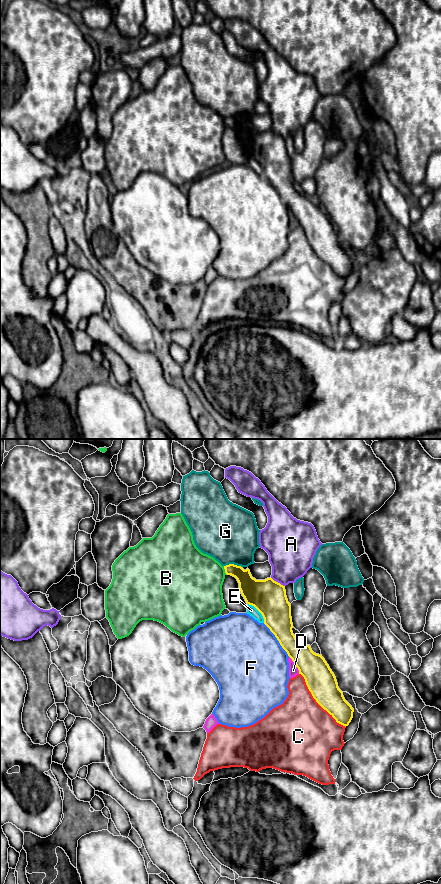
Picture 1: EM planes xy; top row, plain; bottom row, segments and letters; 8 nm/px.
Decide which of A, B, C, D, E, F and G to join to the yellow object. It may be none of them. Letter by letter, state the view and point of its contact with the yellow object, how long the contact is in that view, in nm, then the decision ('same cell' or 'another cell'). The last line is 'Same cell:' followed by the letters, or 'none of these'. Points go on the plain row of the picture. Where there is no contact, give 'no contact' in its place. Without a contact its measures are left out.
A: contact xy (277, 134); length 140 nm; another cell
B: contact xy (225, 122); length 70 nm; another cell
C: contact xy (317, 254); length 600 nm; another cell
D: contact xy (295, 216); length 170 nm; another cell
E: contact xy (259, 163); length 200 nm; another cell
F: contact xy (277, 191); length 340 nm; another cell
G: contact xy (233, 116); length 140 nm; another cell
Same cell: none of these

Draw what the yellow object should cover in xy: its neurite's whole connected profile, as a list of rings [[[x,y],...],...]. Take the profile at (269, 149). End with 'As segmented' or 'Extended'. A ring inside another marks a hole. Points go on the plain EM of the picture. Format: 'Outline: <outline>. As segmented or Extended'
Outline: [[[229,116],[224,118],[225,125],[235,129],[239,135],[239,141],[247,156],[254,158],[263,168],[264,176],[270,181],[279,193],[282,200],[287,204],[306,234],[316,254],[326,262],[337,275],[348,278],[353,270],[354,261],[345,252],[343,244],[339,241],[336,229],[329,217],[322,209],[312,203],[305,194],[300,194],[293,186],[291,157],[286,148],[285,138],[274,133],[271,129],[265,132],[256,132],[250,122],[244,122],[241,118]]]. As segmented

